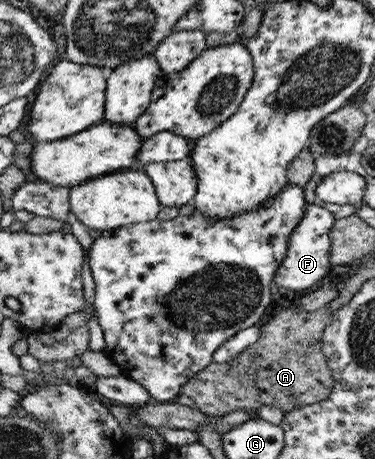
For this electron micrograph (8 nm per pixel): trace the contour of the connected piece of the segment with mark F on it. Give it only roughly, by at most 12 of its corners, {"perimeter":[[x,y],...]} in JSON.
{"perimeter":[[307,202],[276,286],[302,295],[330,272],[326,206]]}

